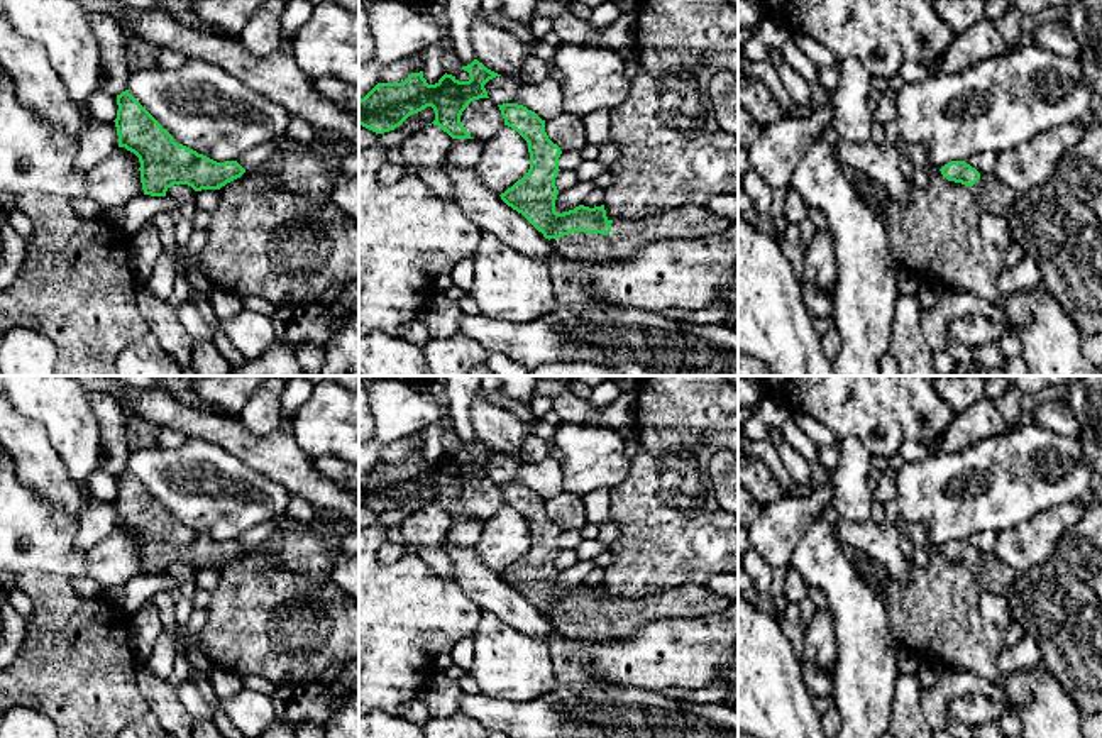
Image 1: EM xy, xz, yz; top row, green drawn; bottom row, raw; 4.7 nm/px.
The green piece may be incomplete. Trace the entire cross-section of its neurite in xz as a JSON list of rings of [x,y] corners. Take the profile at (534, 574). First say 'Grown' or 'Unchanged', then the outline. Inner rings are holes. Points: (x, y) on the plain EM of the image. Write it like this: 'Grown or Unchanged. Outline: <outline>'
Grown. Outline: [[[518,482],[498,484],[504,504],[526,521],[530,548],[501,579],[521,592],[555,631],[570,640],[611,642],[633,635],[638,628],[670,618],[701,618],[728,609],[733,601],[718,598],[703,586],[682,586],[638,599],[609,599],[604,584],[557,592],[560,526],[545,511],[545,499]]]

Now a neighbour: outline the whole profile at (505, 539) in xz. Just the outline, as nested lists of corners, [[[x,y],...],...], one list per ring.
[[[501,506],[489,520],[474,545],[479,559],[501,574],[530,548],[528,521],[511,506]]]

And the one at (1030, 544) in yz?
[[[1078,501],[1066,503],[1006,528],[997,533],[994,555],[1016,572],[1039,567],[1050,560],[1061,535],[1080,520],[1083,511]]]

